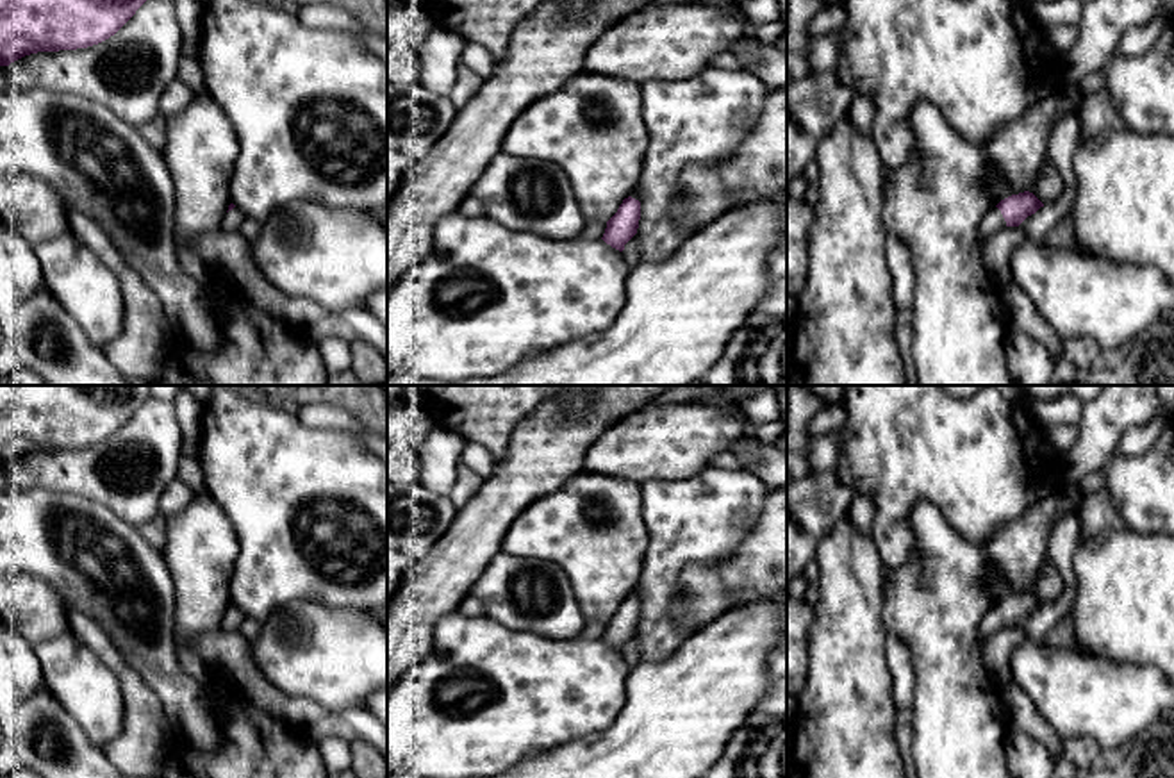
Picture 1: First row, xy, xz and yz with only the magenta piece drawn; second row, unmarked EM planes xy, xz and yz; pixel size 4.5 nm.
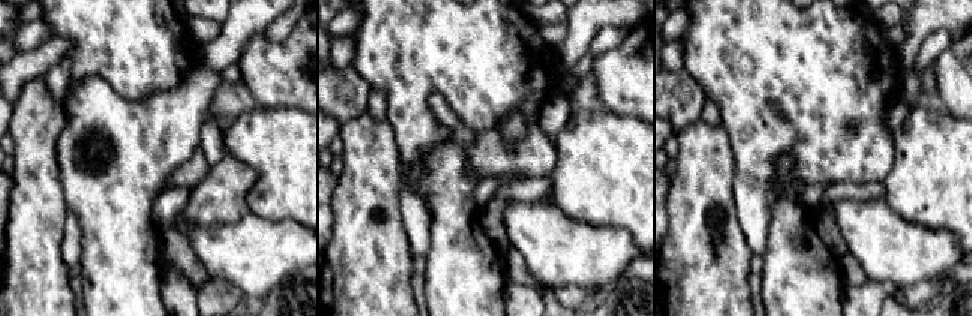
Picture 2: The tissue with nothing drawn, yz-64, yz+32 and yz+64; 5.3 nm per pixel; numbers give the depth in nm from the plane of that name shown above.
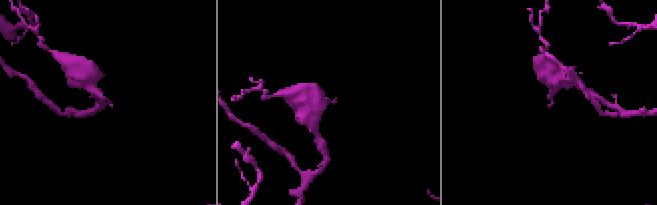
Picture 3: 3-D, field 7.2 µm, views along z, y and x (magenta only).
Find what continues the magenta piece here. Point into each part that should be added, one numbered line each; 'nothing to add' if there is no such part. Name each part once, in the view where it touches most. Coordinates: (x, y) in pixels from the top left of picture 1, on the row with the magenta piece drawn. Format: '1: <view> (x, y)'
1: yz (992, 222)

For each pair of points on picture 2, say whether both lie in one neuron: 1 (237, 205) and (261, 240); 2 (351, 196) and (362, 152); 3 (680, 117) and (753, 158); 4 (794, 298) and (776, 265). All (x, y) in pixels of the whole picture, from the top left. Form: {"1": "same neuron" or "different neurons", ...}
{"1": "different neurons", "2": "same neuron", "3": "different neurons", "4": "same neuron"}

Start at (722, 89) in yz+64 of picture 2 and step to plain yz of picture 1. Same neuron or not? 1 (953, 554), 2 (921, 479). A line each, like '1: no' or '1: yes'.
1: no
2: yes

